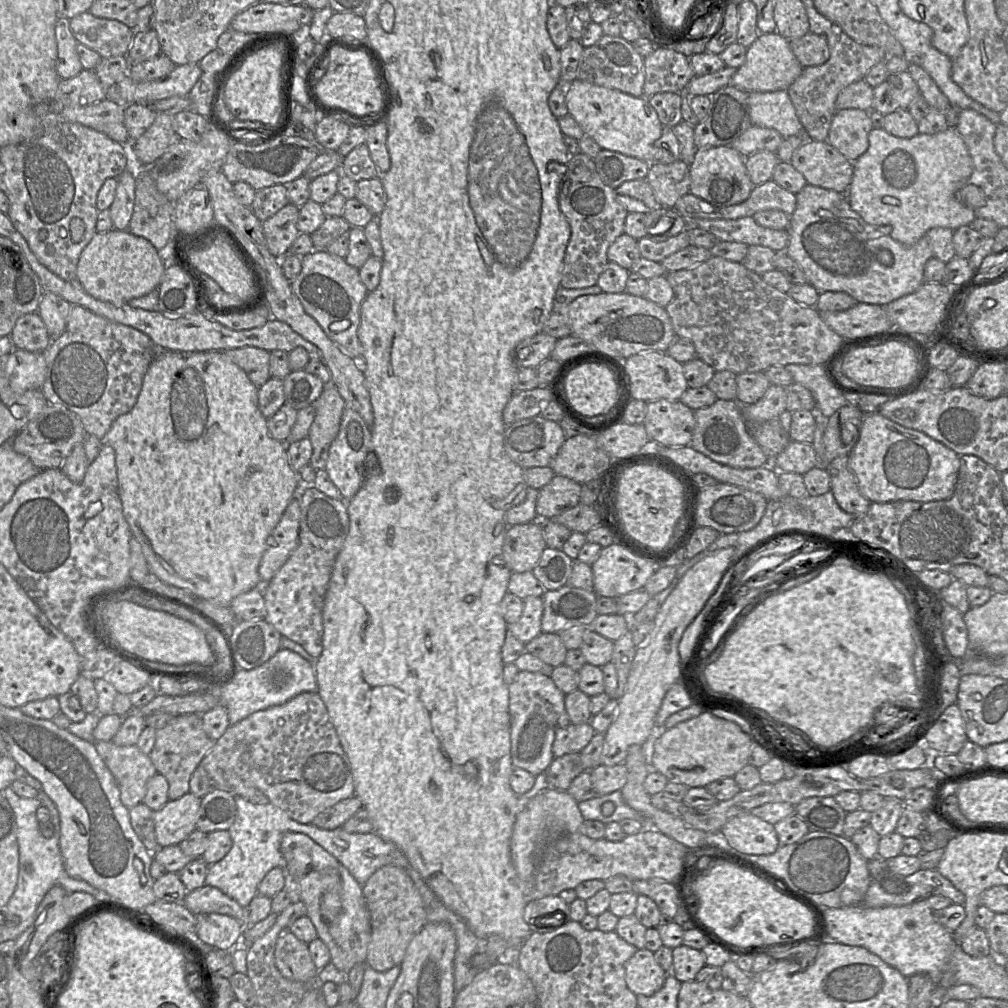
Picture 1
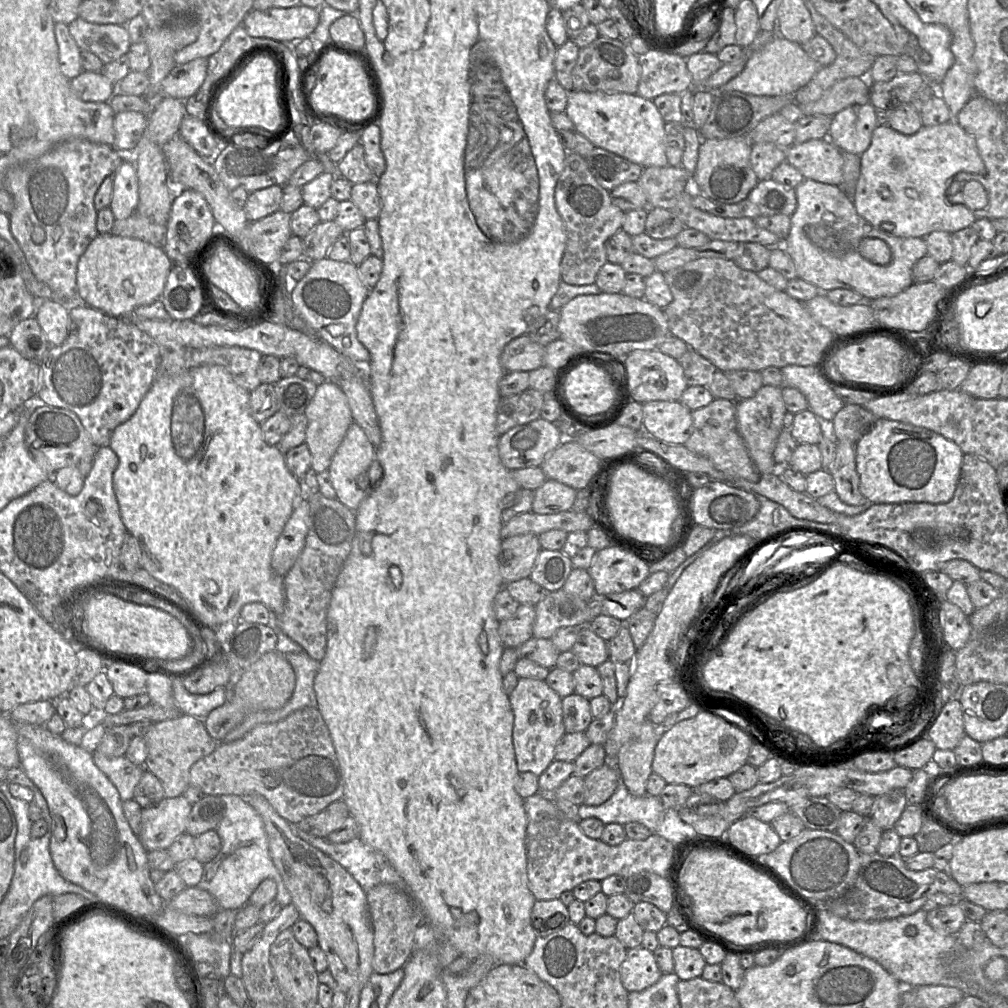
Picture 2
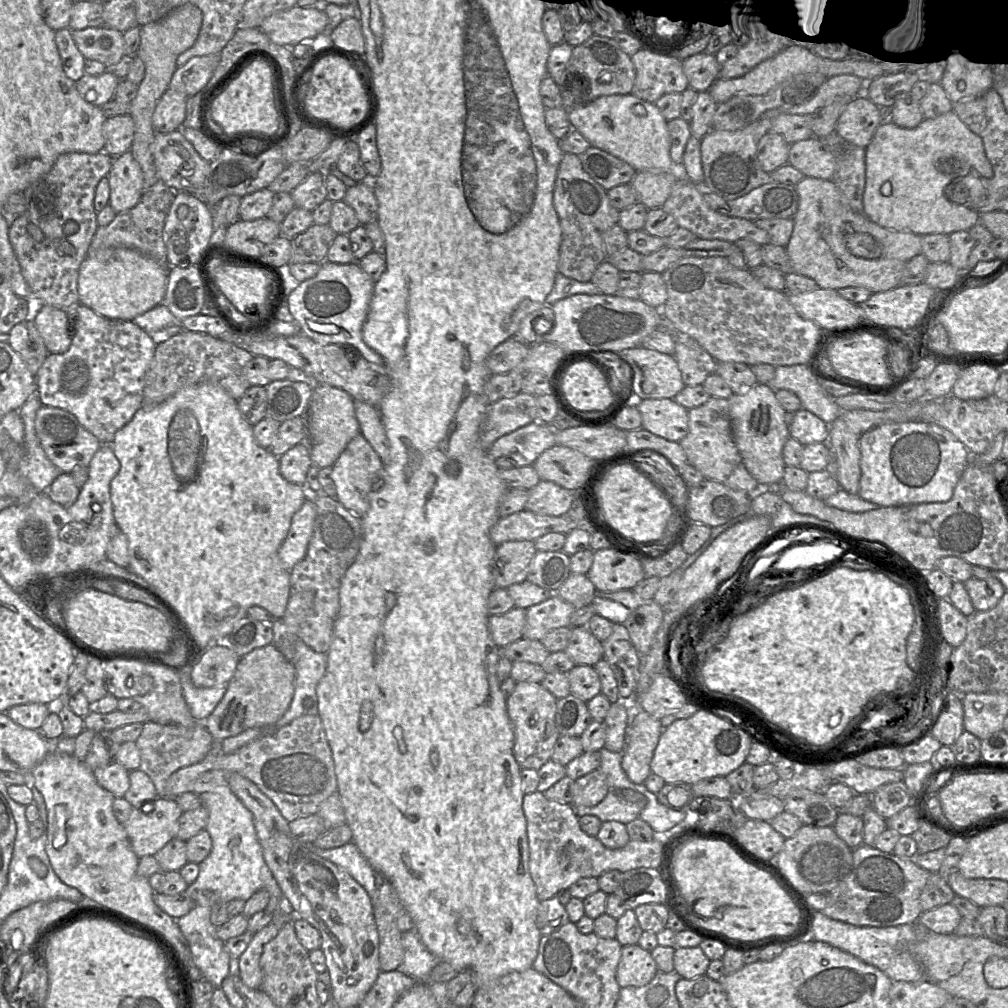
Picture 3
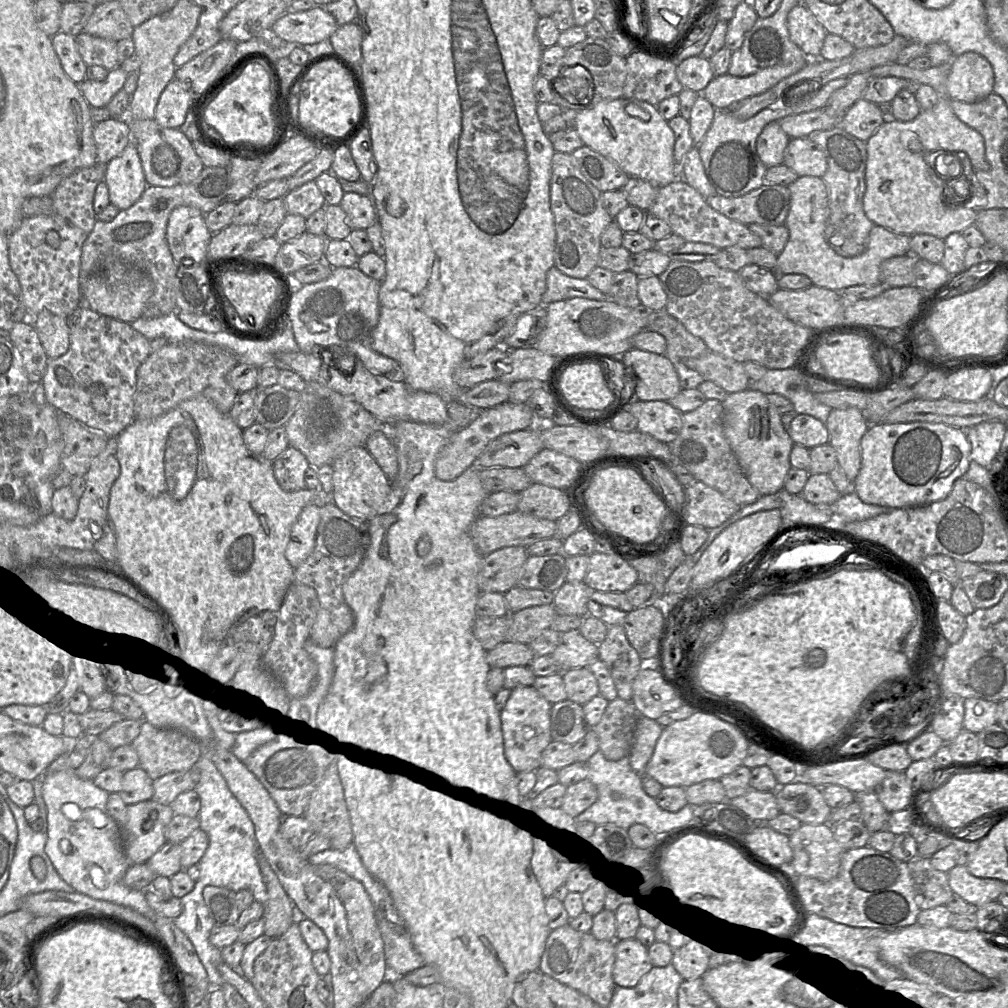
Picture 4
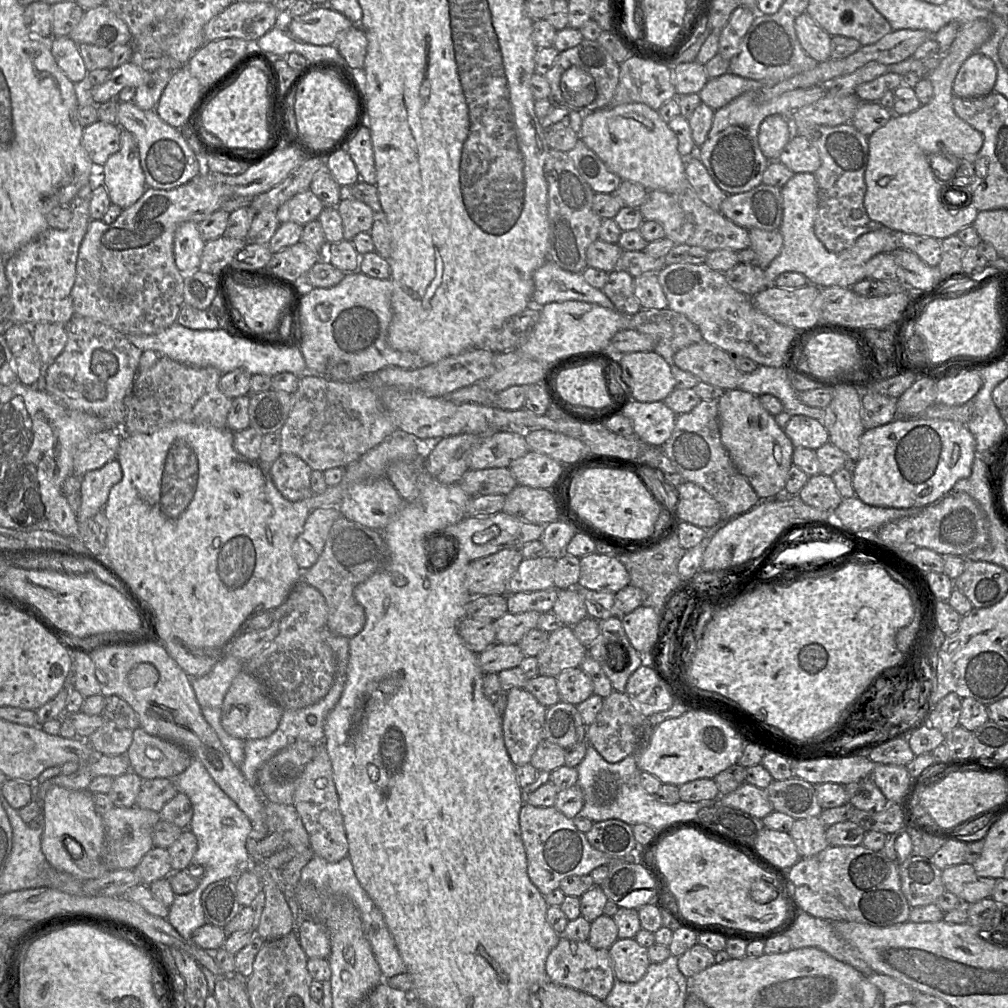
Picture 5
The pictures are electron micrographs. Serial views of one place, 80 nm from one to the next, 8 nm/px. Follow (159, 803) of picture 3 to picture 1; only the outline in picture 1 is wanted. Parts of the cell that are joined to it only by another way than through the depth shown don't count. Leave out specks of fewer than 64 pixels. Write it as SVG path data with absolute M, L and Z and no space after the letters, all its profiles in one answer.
M189 792L154 811L158 847L178 845L196 829L201 798Z

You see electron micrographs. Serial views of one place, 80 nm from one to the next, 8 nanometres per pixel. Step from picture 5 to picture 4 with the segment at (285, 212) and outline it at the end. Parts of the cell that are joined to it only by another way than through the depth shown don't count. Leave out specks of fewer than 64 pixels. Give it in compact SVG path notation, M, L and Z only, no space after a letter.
M315 181L289 191L283 201L287 214L300 215L307 219L314 212L326 206L325 198L317 187Z

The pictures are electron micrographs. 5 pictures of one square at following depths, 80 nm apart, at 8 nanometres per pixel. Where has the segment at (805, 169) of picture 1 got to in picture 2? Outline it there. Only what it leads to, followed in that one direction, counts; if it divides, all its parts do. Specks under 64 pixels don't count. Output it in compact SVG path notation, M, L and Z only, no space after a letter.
M828 138L791 145L786 150L786 160L806 179L836 186L842 184L842 151Z

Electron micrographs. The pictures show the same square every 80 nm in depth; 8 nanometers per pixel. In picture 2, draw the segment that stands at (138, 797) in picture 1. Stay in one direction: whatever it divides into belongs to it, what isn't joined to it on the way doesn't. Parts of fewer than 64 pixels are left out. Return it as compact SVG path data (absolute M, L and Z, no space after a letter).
M97 751L93 752L96 766L117 788L123 801L132 800L134 790L145 770L143 765L131 762L126 756L108 757Z

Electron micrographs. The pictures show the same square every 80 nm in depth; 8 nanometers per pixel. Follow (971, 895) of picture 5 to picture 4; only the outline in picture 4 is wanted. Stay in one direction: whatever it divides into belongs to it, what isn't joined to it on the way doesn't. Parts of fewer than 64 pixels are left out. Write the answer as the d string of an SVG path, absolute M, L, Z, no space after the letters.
M956 865L947 872L947 877L952 891L974 908L981 907L989 902L997 901L1005 886L1005 882L998 879L977 878L973 876L968 871L966 865Z

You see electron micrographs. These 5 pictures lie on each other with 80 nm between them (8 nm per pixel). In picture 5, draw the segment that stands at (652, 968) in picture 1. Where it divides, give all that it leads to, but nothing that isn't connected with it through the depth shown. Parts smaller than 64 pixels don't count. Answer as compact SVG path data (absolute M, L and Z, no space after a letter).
M618 938L609 948L615 980L626 983L639 981L647 972L650 960L648 949L635 938Z

